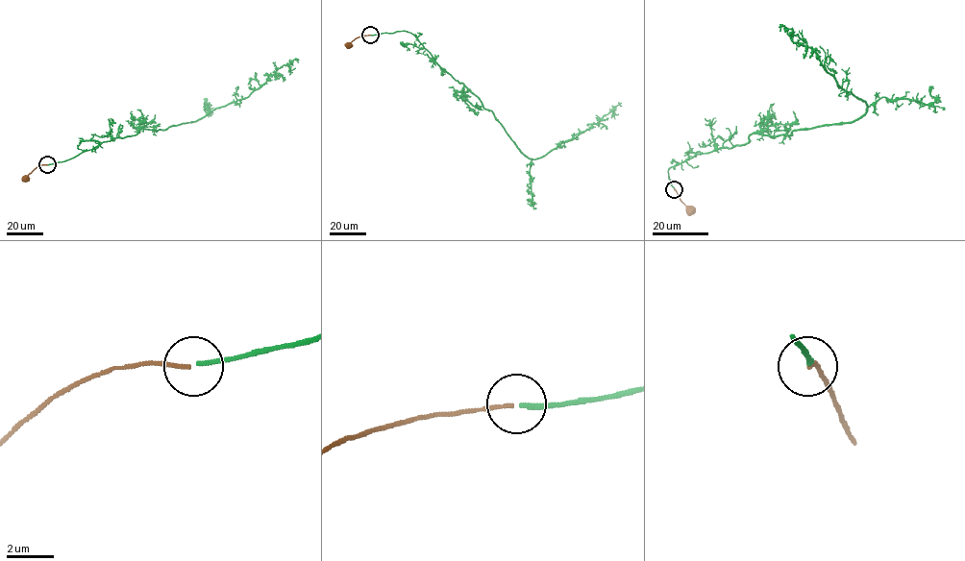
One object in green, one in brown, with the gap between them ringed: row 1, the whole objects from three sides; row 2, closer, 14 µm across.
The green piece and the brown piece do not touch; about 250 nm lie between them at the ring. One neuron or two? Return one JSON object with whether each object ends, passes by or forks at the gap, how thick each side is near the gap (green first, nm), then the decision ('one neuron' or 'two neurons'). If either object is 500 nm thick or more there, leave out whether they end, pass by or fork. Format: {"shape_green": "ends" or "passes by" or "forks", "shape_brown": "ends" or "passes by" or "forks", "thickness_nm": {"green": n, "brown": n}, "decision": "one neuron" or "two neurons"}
{"shape_green": "ends", "shape_brown": "ends", "thickness_nm": {"green": 200, "brown": 140}, "decision": "two neurons"}

